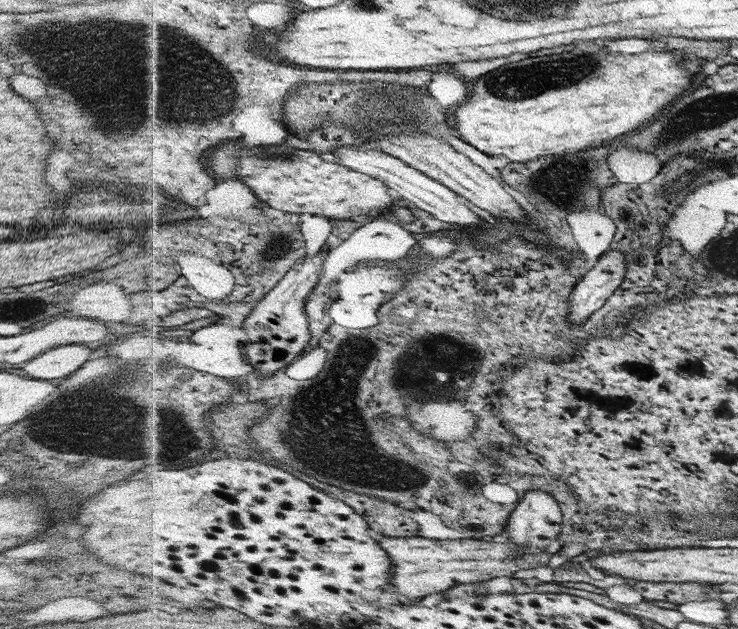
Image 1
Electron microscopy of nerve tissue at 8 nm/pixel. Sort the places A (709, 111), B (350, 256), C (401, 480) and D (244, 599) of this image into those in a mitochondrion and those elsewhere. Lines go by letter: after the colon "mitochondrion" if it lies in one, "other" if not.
A: mitochondrion
B: other
C: mitochondrion
D: other

